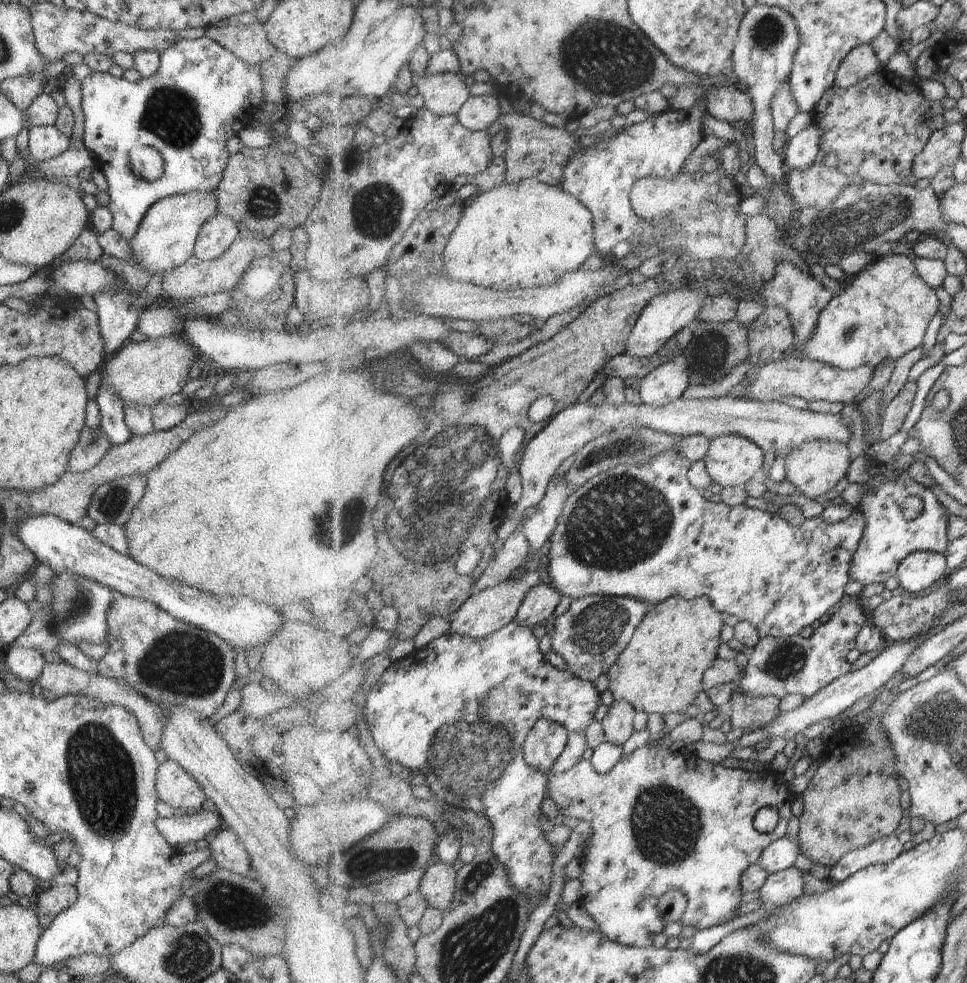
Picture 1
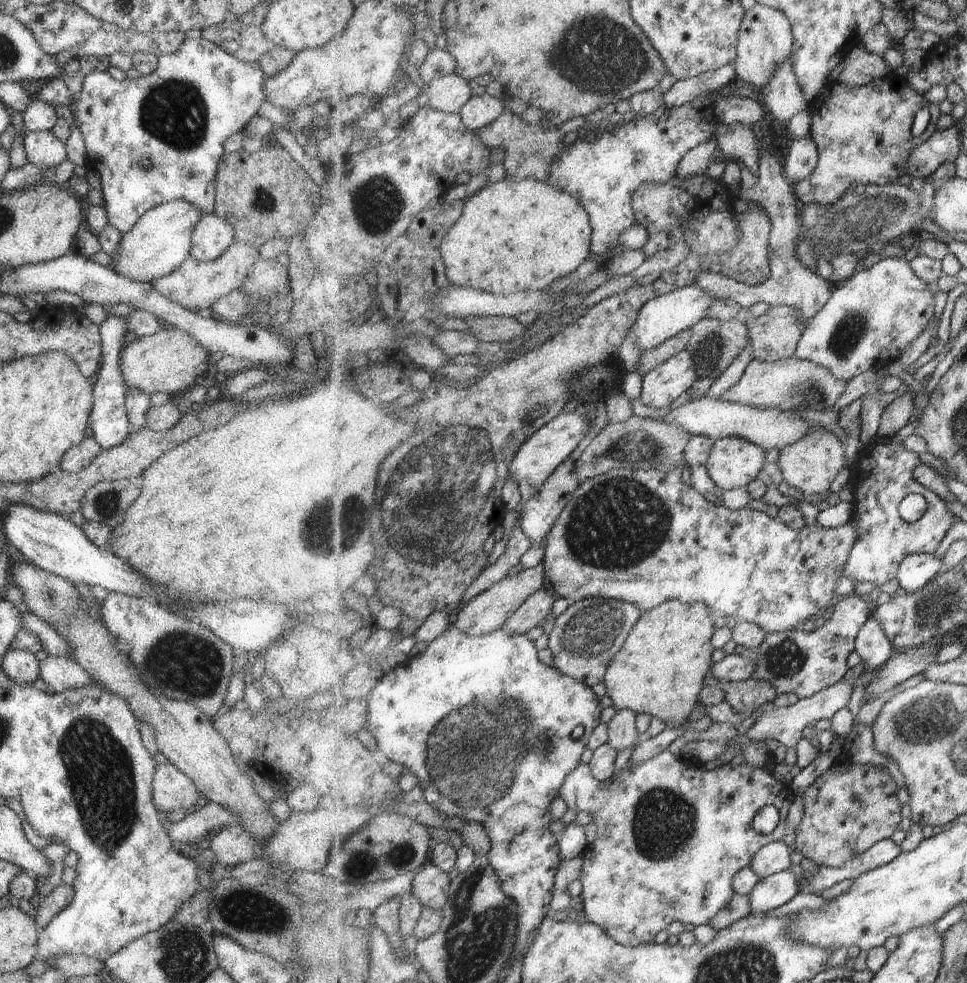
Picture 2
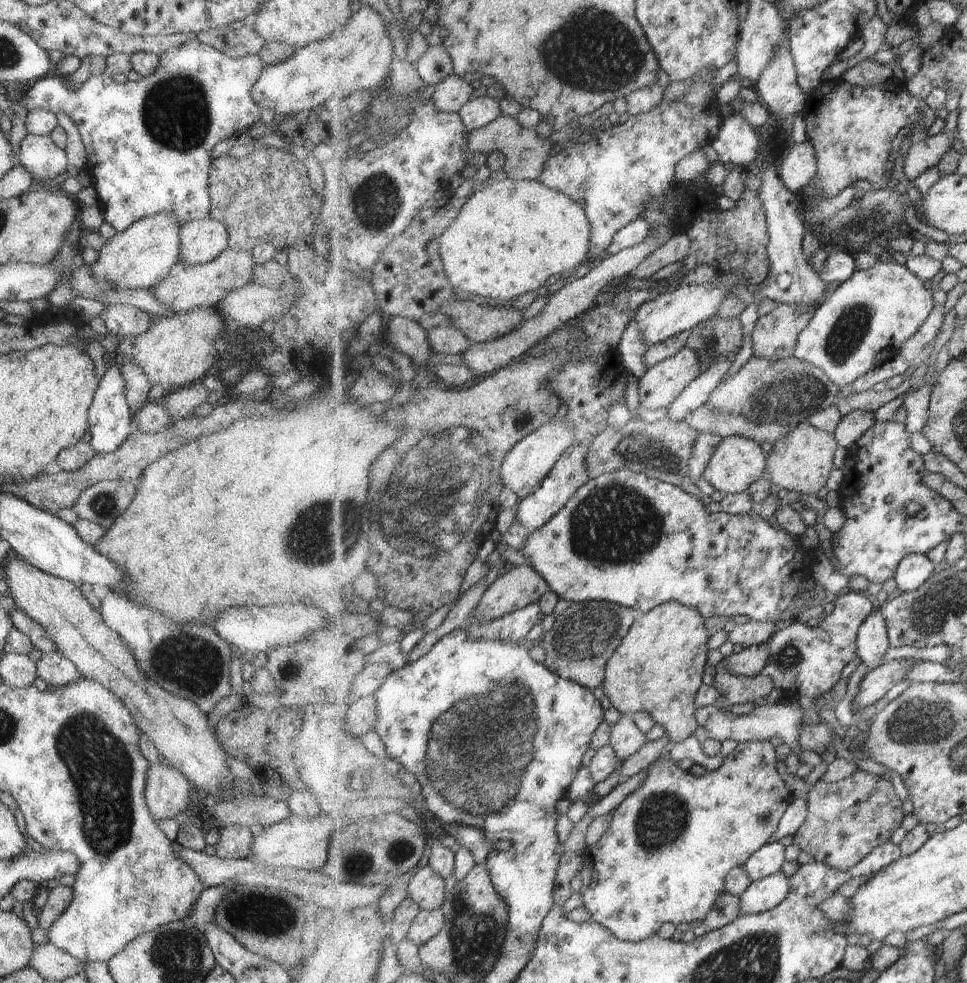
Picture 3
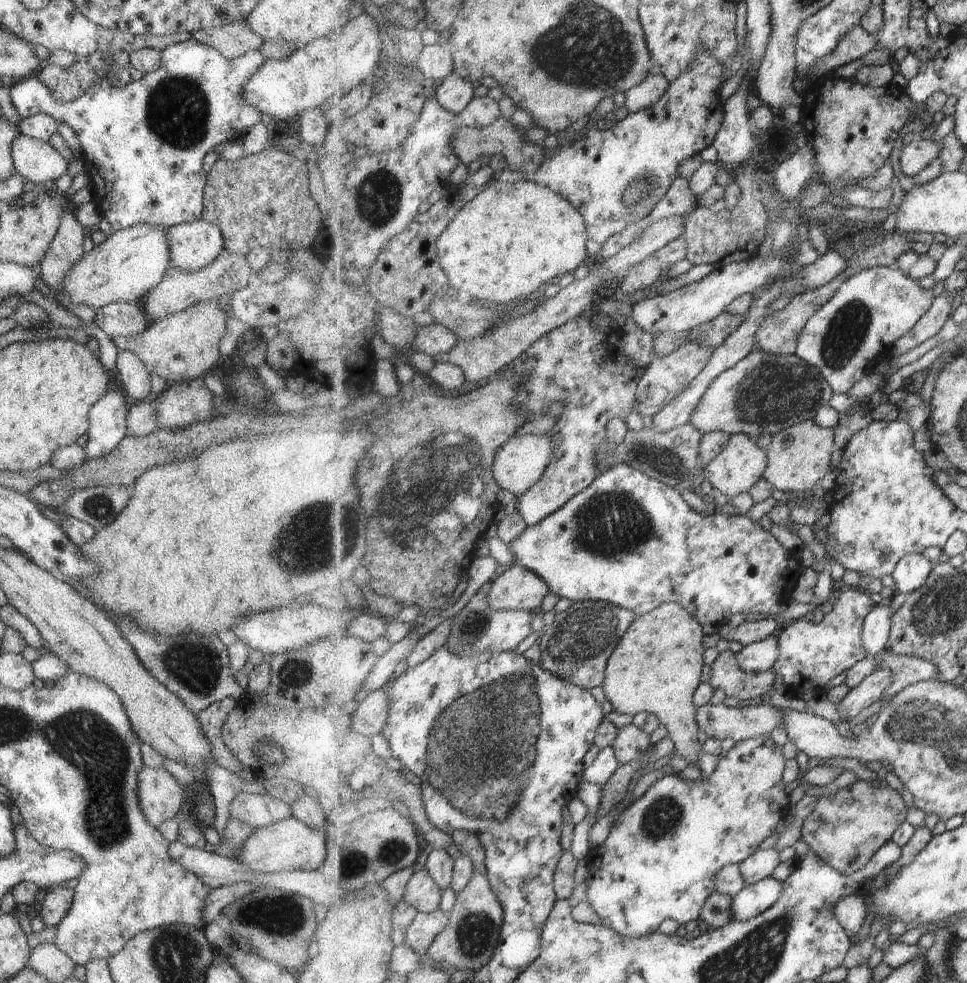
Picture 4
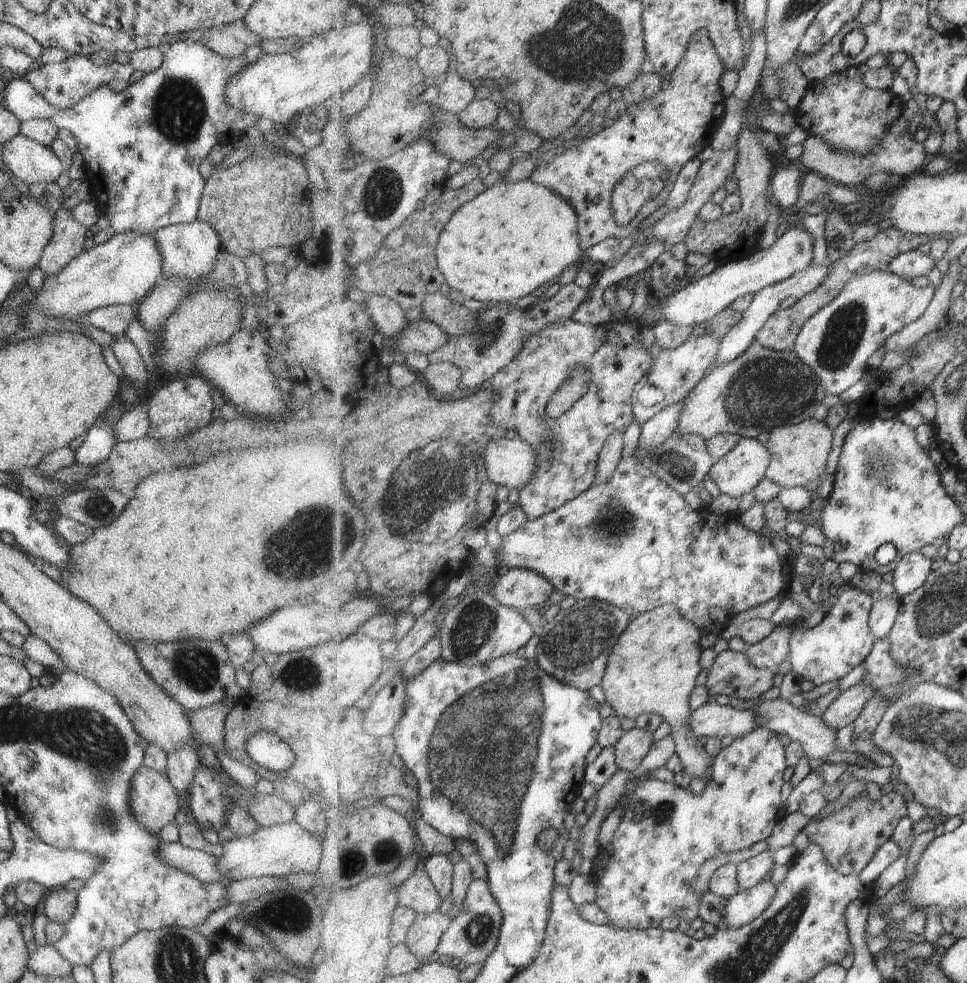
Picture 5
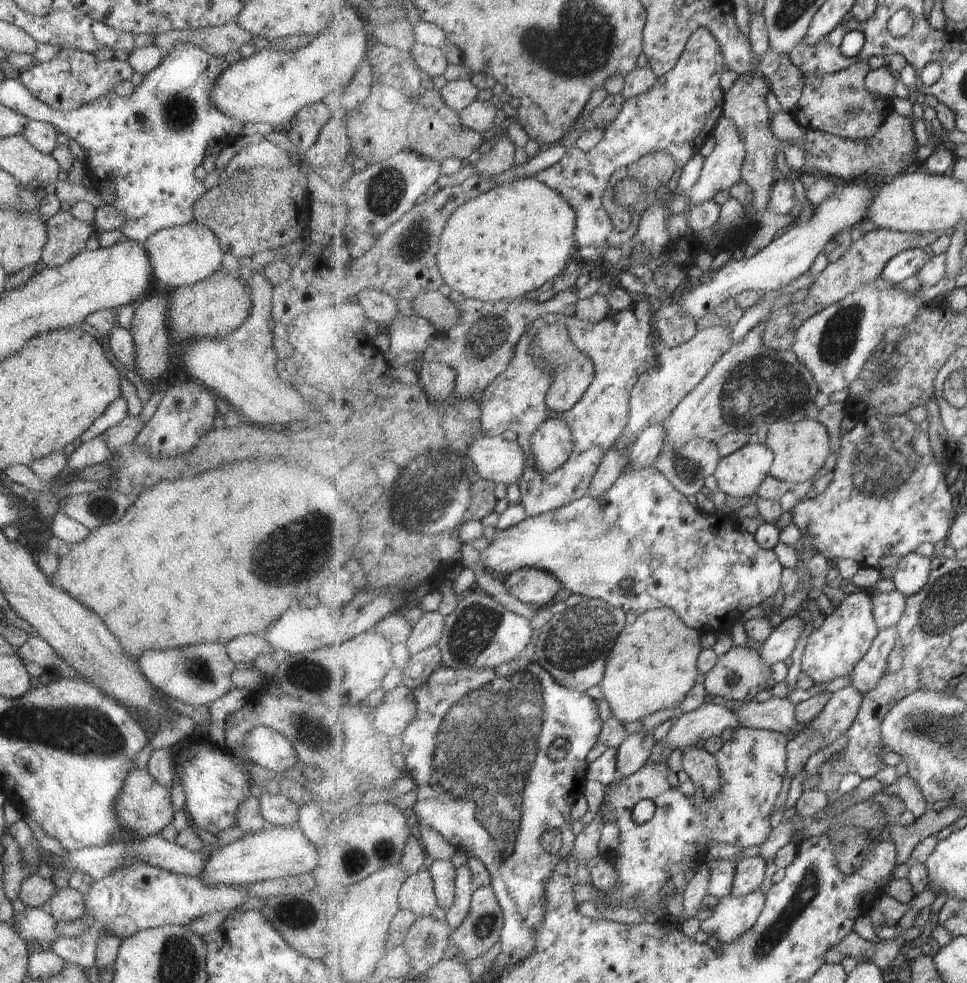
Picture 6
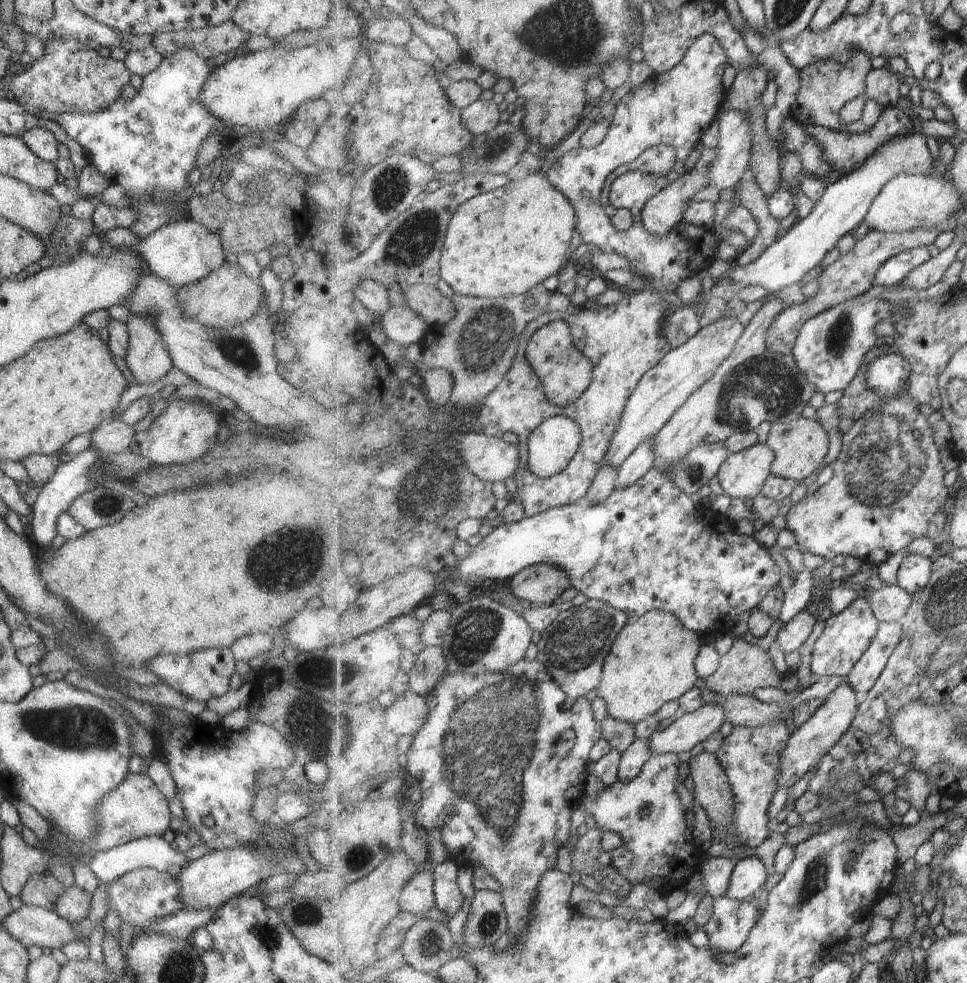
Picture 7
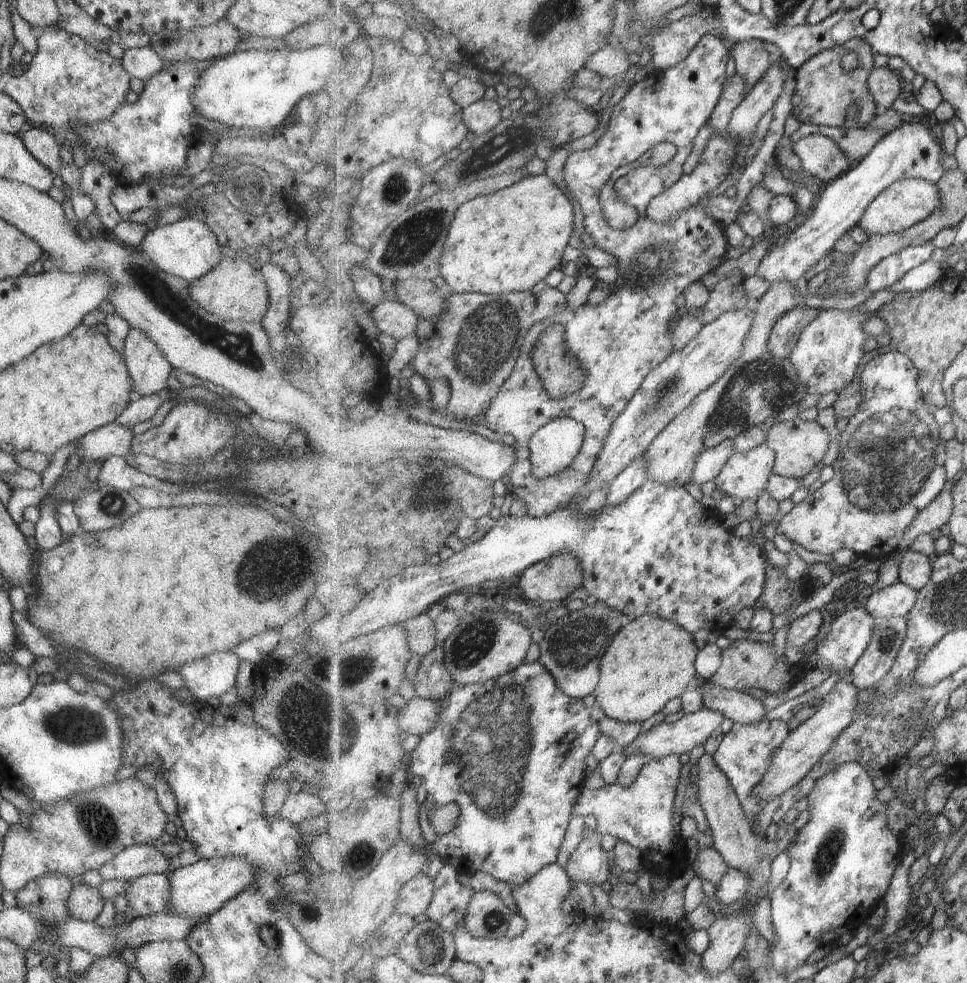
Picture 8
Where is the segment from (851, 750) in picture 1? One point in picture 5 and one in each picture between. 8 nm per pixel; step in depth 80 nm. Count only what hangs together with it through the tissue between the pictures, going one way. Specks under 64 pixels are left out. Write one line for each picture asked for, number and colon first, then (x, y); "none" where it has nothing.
2: (848, 810)
3: (846, 821)
4: (846, 830)
5: (851, 837)

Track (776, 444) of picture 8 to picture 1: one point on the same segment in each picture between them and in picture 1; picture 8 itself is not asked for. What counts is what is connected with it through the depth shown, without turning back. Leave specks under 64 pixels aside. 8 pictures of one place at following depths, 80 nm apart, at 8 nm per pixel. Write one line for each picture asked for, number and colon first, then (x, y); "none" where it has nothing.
1: (815, 467)
2: (811, 464)
3: (801, 463)
4: (800, 456)
5: (800, 452)
6: (801, 448)
7: (800, 445)

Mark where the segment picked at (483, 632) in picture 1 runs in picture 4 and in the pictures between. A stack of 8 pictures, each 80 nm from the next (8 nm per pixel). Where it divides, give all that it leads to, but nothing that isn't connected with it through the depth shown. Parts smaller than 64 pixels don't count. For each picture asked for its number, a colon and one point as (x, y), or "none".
2: (488, 612)
3: (522, 586)
4: (518, 588)

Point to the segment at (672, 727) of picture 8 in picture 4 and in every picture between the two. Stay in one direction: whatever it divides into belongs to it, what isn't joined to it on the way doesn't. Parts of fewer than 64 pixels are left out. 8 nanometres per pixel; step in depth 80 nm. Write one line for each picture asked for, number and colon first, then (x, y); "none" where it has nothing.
4: (722, 720)
5: (715, 719)
6: (712, 719)
7: (690, 729)

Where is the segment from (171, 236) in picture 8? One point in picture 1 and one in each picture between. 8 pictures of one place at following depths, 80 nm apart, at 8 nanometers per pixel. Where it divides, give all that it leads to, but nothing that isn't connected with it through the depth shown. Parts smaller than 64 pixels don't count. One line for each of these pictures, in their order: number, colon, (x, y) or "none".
1: (217, 232)
2: (210, 236)
3: (201, 240)
4: (191, 246)
5: (188, 251)
6: (179, 255)
7: (181, 252)

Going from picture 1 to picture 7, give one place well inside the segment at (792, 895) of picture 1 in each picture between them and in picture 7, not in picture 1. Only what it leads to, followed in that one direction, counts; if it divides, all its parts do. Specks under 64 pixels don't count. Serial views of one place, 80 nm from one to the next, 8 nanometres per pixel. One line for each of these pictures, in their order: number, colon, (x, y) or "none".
2: (769, 893)
3: (763, 895)
4: (753, 900)
5: (746, 906)
6: (734, 916)
7: (732, 922)

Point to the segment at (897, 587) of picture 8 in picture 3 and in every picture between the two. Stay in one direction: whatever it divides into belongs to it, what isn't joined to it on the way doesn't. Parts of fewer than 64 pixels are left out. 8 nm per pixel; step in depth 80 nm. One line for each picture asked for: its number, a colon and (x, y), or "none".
3: (873, 641)
4: (876, 632)
5: (886, 609)
6: (888, 608)
7: (889, 603)

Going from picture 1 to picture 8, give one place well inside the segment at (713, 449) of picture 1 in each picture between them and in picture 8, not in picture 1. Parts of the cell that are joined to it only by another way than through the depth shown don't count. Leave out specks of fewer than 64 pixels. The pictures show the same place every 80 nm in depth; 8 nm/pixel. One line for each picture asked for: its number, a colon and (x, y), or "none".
2: (734, 462)
3: (738, 462)
4: (742, 464)
5: (739, 473)
6: (740, 474)
7: (743, 475)
8: (747, 475)

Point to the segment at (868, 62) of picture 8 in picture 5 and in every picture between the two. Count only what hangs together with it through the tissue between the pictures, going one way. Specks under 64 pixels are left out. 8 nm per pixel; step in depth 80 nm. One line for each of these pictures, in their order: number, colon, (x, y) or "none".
5: (844, 111)
6: (839, 103)
7: (826, 86)

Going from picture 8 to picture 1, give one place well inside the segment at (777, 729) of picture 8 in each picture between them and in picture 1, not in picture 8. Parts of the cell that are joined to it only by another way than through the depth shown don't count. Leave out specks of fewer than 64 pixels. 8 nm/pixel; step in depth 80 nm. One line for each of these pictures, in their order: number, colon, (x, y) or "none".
1: (629, 867)
2: (636, 881)
3: (671, 843)
4: (660, 860)
5: (647, 877)
6: (655, 859)
7: (751, 757)

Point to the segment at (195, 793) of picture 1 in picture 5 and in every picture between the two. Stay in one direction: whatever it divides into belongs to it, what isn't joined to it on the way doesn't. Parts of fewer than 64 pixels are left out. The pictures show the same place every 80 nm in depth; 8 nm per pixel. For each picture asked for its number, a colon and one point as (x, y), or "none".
2: (171, 789)
3: (166, 790)
4: (159, 797)
5: (152, 801)

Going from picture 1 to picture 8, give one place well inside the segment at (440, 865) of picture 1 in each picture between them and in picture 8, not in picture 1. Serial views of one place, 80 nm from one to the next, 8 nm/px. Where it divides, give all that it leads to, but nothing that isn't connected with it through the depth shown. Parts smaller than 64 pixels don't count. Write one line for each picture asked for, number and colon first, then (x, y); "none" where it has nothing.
2: (431, 885)
3: (427, 888)
4: (422, 892)
5: (418, 892)
6: (418, 894)
7: (418, 896)
8: (415, 897)

